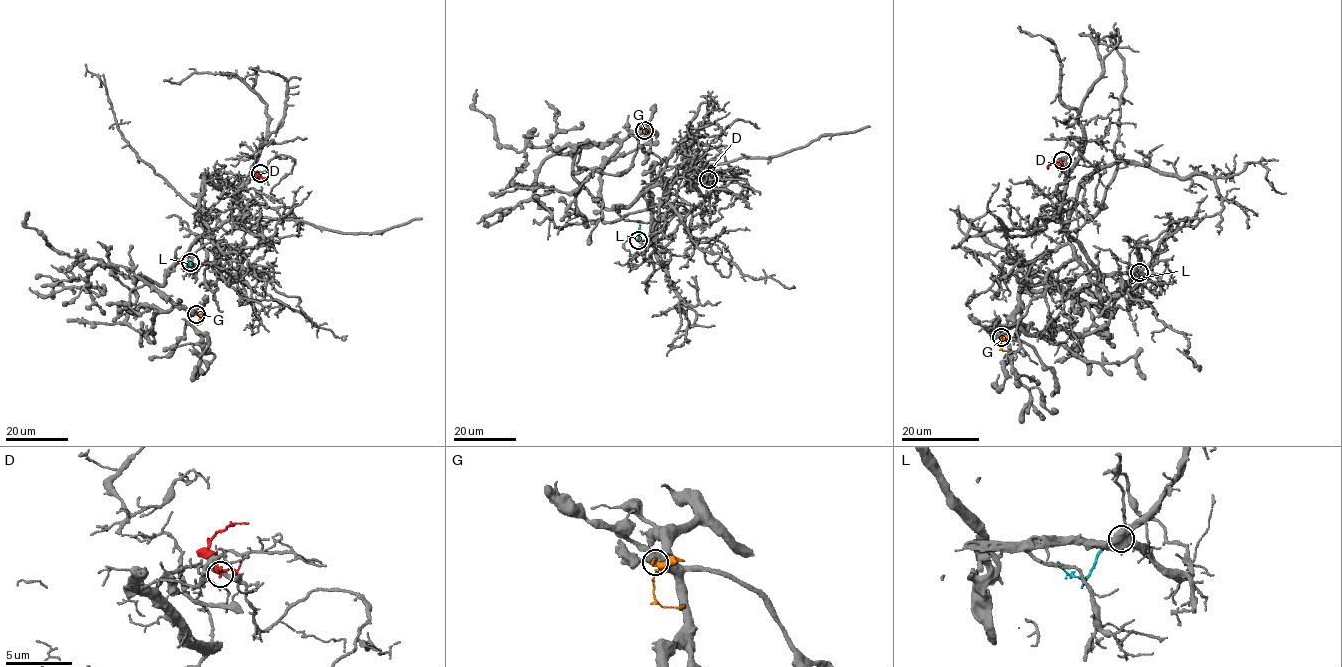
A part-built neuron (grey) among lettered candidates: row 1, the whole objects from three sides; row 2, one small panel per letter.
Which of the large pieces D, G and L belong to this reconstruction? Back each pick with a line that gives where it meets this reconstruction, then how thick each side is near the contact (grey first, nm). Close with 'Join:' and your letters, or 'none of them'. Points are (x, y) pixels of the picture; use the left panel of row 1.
L: Touches grey at (190, 262). Thickness 360 nm (grey) against 190 nm
Join: L

